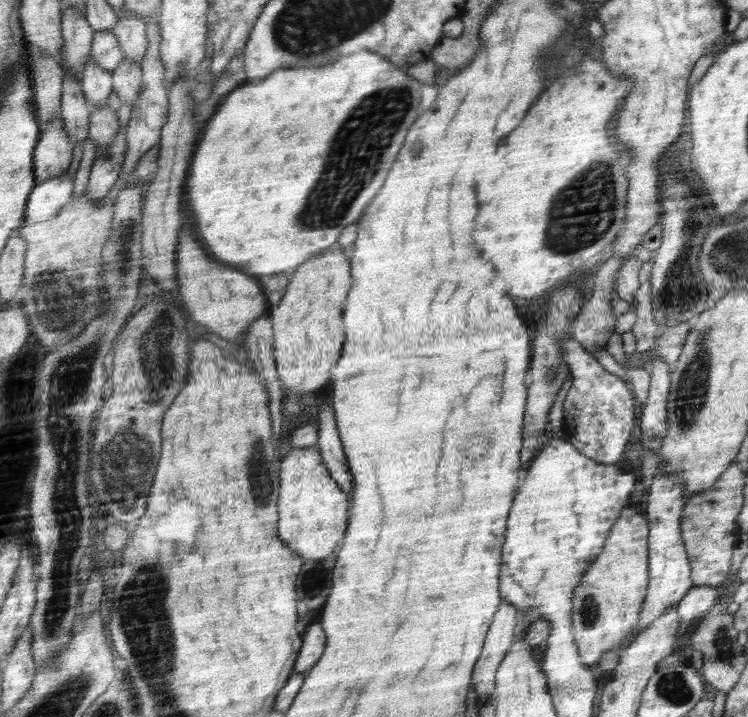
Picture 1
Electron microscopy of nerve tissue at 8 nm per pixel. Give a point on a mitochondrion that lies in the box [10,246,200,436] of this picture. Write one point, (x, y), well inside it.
(59, 305)

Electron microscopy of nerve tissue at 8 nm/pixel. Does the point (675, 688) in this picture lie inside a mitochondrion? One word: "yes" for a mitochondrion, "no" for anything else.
yes

